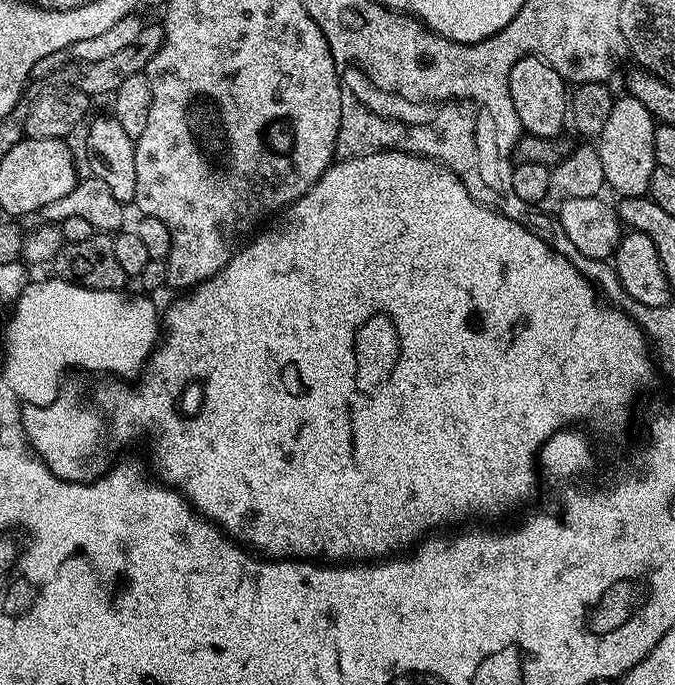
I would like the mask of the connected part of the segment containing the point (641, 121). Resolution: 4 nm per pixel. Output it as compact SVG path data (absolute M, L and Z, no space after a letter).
M627 94L621 96L621 100L620 97L613 99L610 118L606 118L606 126L602 126L602 134L598 138L604 182L609 189L620 192L621 197L643 196L650 182L650 174L654 174L658 166L654 154L657 121L653 120L650 110L638 102L638 98Z

